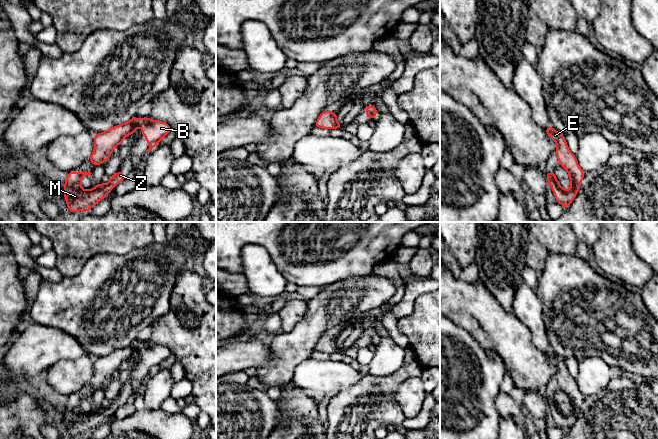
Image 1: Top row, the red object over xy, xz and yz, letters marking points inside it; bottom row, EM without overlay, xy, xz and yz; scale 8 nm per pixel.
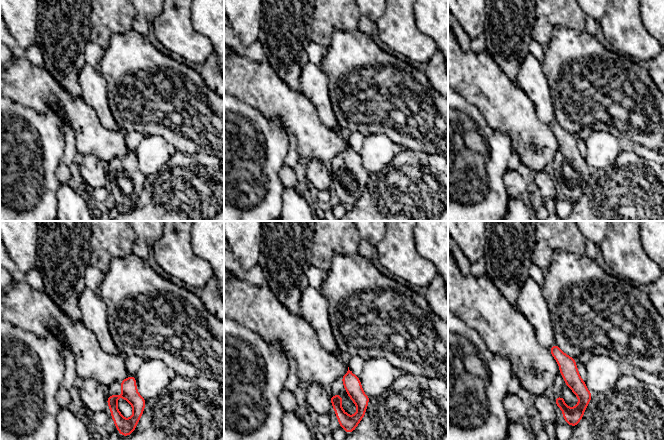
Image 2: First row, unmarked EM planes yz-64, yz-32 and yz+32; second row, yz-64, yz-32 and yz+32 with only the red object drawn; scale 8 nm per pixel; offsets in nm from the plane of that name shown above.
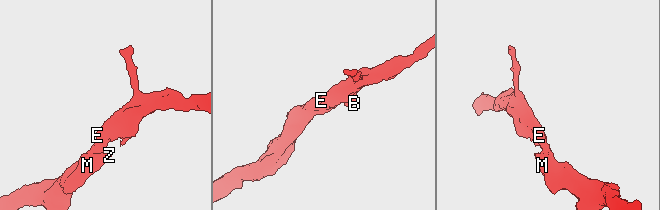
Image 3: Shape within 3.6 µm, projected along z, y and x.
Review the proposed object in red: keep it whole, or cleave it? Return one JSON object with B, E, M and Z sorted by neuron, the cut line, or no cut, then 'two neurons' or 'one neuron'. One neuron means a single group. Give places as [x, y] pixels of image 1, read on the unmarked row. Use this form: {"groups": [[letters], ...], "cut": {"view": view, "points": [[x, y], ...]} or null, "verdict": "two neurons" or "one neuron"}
{"groups": [["B", "E", "M", "Z"]], "cut": null, "verdict": "one neuron"}

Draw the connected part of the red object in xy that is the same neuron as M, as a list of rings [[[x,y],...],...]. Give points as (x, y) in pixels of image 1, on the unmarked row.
[[[68,396],[63,412],[66,428],[71,437],[77,435],[84,435],[87,437],[105,420],[109,419],[112,412],[125,404],[125,397],[117,396],[109,402],[107,409],[103,406],[85,415],[81,411],[81,403],[91,398],[91,396]]]

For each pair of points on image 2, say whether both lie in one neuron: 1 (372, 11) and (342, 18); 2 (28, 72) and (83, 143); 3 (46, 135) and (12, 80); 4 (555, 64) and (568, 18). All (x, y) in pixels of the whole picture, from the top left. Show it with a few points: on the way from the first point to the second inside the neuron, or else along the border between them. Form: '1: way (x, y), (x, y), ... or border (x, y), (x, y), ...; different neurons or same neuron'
1: border (358, 10), (361, 14); different neurons
2: way (47, 90), (55, 92), (83, 121), (83, 124); same neuron
3: border (10, 99), (40, 113), (52, 109); different neurons
4: border (584, 31), (556, 26), (548, 42); different neurons

